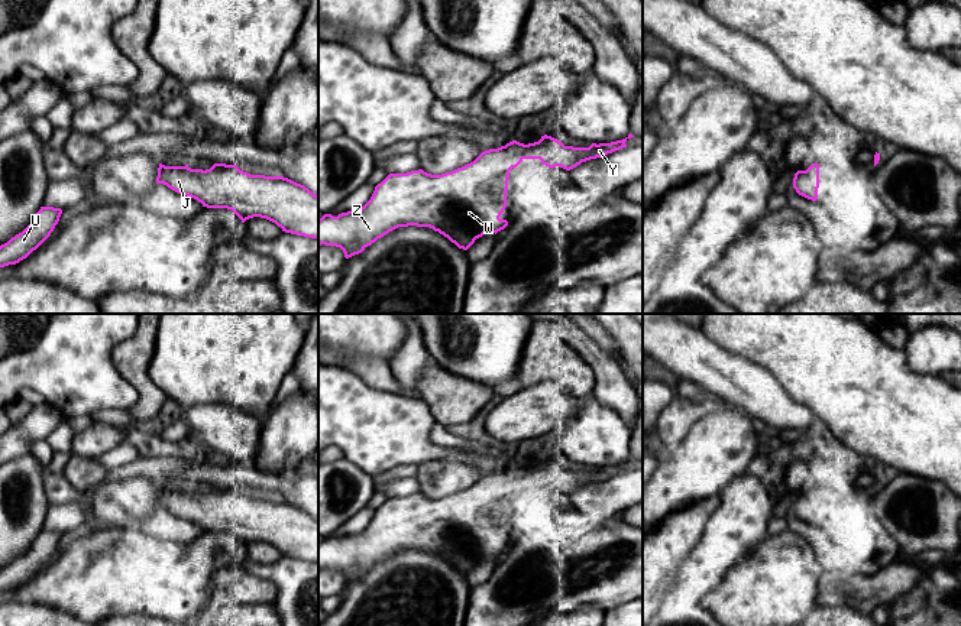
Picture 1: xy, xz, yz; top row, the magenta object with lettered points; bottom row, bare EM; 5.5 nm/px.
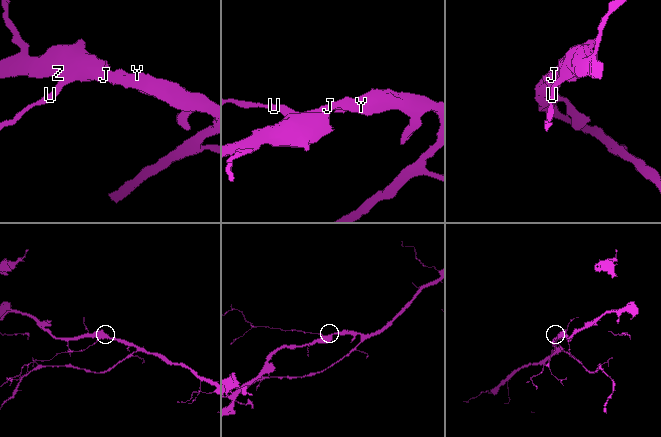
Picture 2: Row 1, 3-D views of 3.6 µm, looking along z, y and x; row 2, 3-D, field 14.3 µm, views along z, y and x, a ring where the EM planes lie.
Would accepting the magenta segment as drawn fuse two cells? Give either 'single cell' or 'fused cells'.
single cell

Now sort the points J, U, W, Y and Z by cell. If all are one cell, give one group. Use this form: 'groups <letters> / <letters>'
groups J U W Y Z

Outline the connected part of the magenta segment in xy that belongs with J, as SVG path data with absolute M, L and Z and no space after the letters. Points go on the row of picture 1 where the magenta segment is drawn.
M159 163L156 184L191 197L207 208L232 210L245 223L261 217L275 223L285 233L318 239L318 197L308 188L284 176L250 175L236 165L214 163L210 169L165 166Z

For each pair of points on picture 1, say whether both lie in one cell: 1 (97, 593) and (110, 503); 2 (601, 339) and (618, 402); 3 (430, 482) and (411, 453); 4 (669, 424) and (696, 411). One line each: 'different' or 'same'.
1: different
2: same
3: different
4: same

